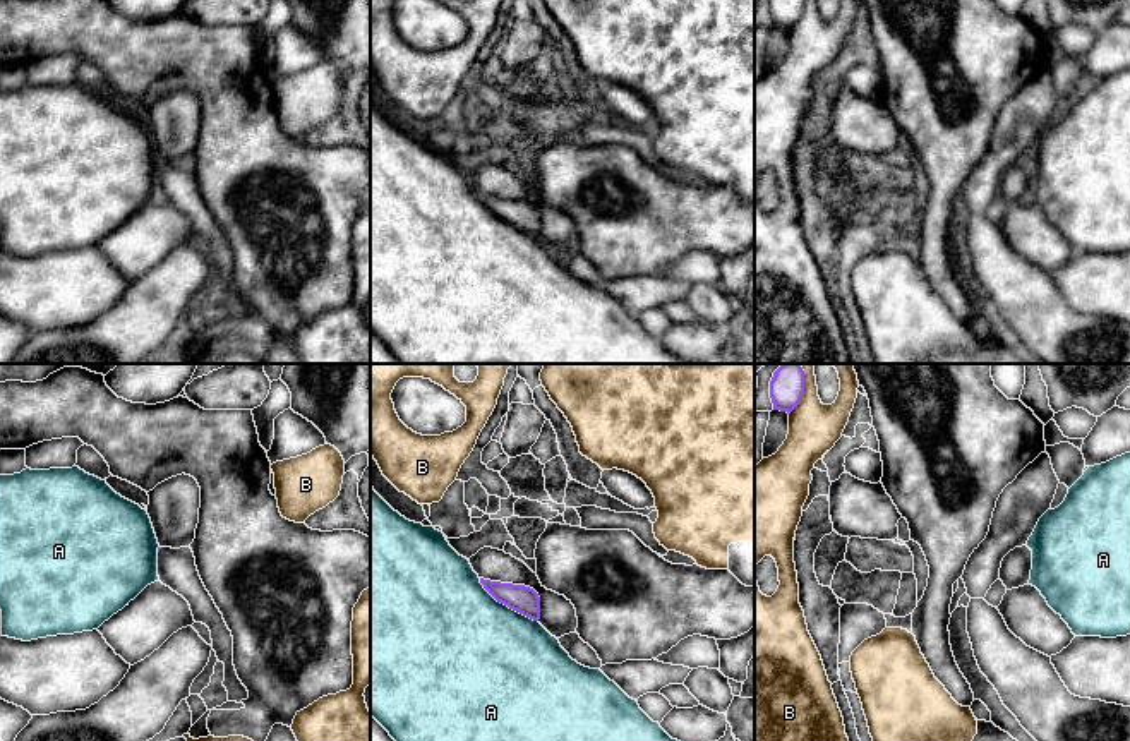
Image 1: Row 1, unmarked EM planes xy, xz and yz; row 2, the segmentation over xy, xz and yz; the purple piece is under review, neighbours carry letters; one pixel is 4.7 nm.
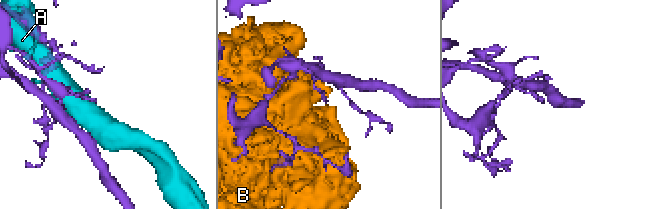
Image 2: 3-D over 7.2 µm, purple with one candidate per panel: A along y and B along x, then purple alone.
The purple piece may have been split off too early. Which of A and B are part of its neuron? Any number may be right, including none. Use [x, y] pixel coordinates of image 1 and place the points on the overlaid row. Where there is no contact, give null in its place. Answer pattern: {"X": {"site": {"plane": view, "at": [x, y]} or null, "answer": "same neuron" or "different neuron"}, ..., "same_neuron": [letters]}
{"A": {"site": {"plane": "xz", "at": [506, 604]}, "answer": "different neuron"}, "B": {"site": {"plane": "yz", "at": [803, 390]}, "answer": "different neuron"}, "same_neuron": []}

